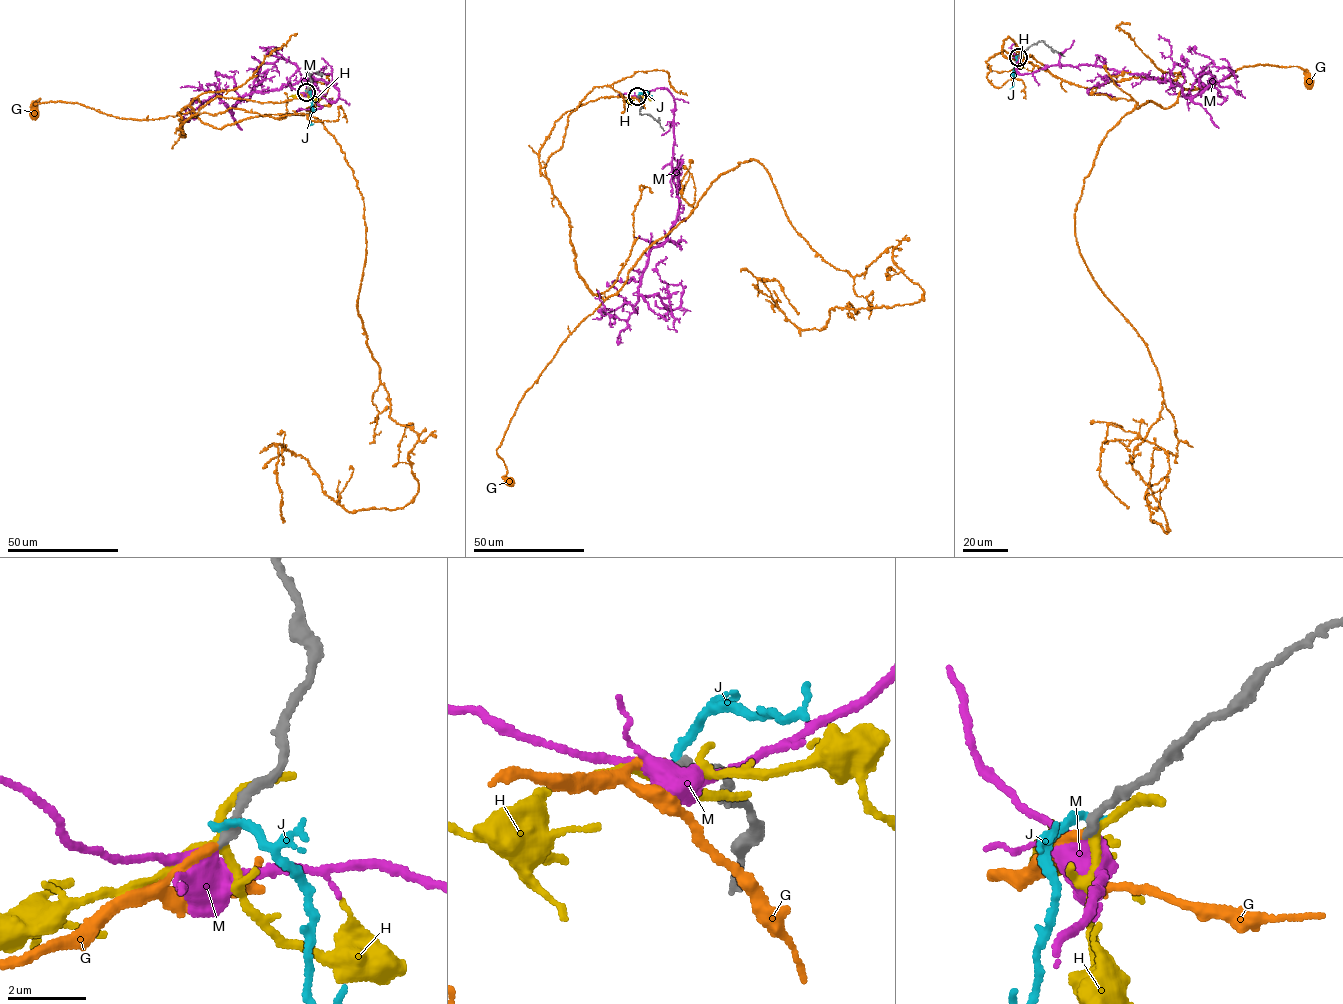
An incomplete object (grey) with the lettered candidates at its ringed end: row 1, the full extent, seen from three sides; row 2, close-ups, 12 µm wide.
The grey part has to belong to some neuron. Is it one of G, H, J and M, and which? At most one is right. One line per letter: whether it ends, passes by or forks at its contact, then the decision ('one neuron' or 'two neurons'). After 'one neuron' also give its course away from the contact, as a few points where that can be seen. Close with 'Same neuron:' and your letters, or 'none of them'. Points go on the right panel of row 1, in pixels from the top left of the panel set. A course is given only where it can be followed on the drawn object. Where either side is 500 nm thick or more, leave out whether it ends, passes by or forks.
G: it ends | one neuron | via (1018, 57), (1001, 53), (1009, 36), (1087, 88), (1145, 77), (1188, 90), (1261, 64), (1303, 68), (1307, 83)
H: it forks | two neurons
J: it ends | two neurons
M: it forks | two neurons
Same neuron: G

